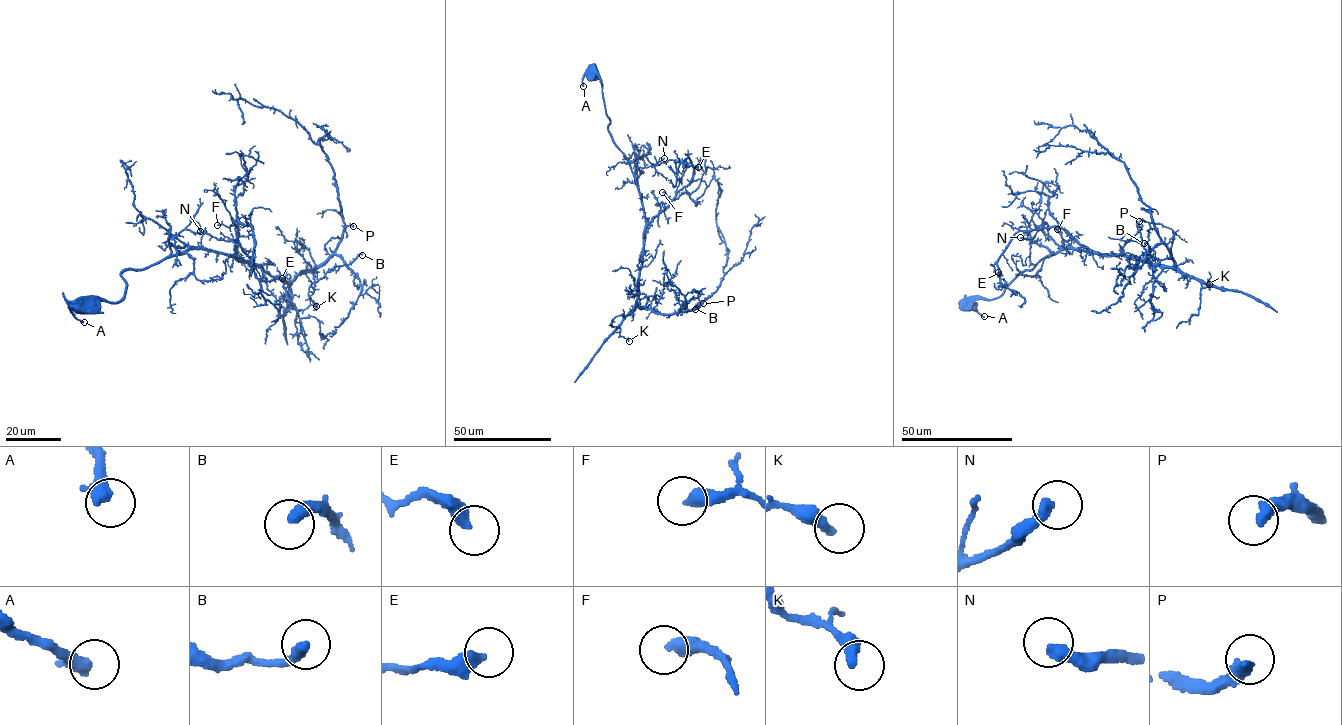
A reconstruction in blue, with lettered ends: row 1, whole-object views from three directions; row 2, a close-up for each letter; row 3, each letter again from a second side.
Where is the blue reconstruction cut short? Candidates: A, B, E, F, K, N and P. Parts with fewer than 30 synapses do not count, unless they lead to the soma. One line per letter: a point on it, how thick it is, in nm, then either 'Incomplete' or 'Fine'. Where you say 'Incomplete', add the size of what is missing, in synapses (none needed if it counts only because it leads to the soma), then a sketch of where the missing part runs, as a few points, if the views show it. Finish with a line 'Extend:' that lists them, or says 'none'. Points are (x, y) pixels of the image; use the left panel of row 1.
A: Place: (84, 322). Thickness 400 nm. Fine
B: Place: (362, 255). Thickness 340 nm. Fine
E: Place: (282, 278). Thickness 400 nm. Fine
F: Place: (217, 225). Thickness 400 nm. Fine
K: Place: (316, 306). Thickness 340 nm. Fine
N: Place: (200, 231). Thickness 320 nm. Incomplete. Roughly 70 synapses. Course of what is missing: (200, 231), (211, 248), (211, 265)
P: Place: (353, 226). Thickness 400 nm. Fine
Extend: N

